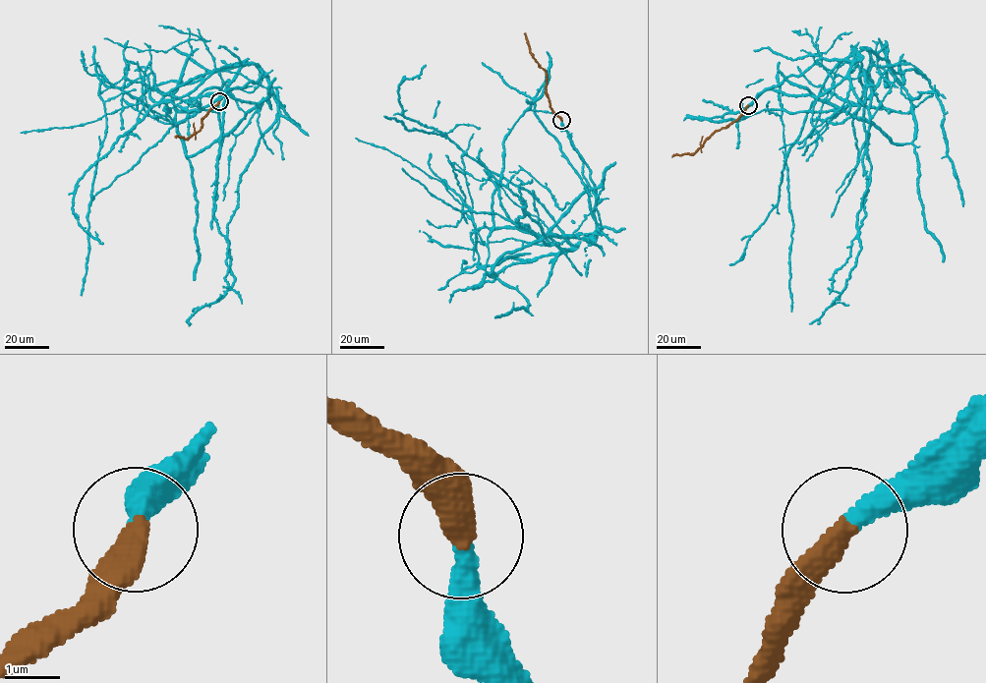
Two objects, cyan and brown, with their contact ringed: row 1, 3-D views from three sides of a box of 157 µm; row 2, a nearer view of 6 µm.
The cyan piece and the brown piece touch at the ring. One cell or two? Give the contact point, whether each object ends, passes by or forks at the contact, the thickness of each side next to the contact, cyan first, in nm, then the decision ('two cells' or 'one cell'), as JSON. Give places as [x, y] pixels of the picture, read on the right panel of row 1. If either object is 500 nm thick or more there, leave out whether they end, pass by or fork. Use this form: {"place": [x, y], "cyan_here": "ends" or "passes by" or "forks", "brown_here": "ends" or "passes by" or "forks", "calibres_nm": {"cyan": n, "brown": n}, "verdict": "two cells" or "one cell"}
{"place": [748, 105], "cyan_here": "ends", "brown_here": "ends", "calibres_nm": {"cyan": 360, "brown": 440}, "verdict": "one cell"}

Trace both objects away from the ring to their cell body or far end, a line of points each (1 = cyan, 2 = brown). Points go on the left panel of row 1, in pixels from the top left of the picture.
1: (219, 101), (267, 79), (222, 69), (241, 63), (214, 197), (226, 239), (274, 86)
2: (219, 101), (202, 118), (201, 129), (187, 139), (175, 137)

